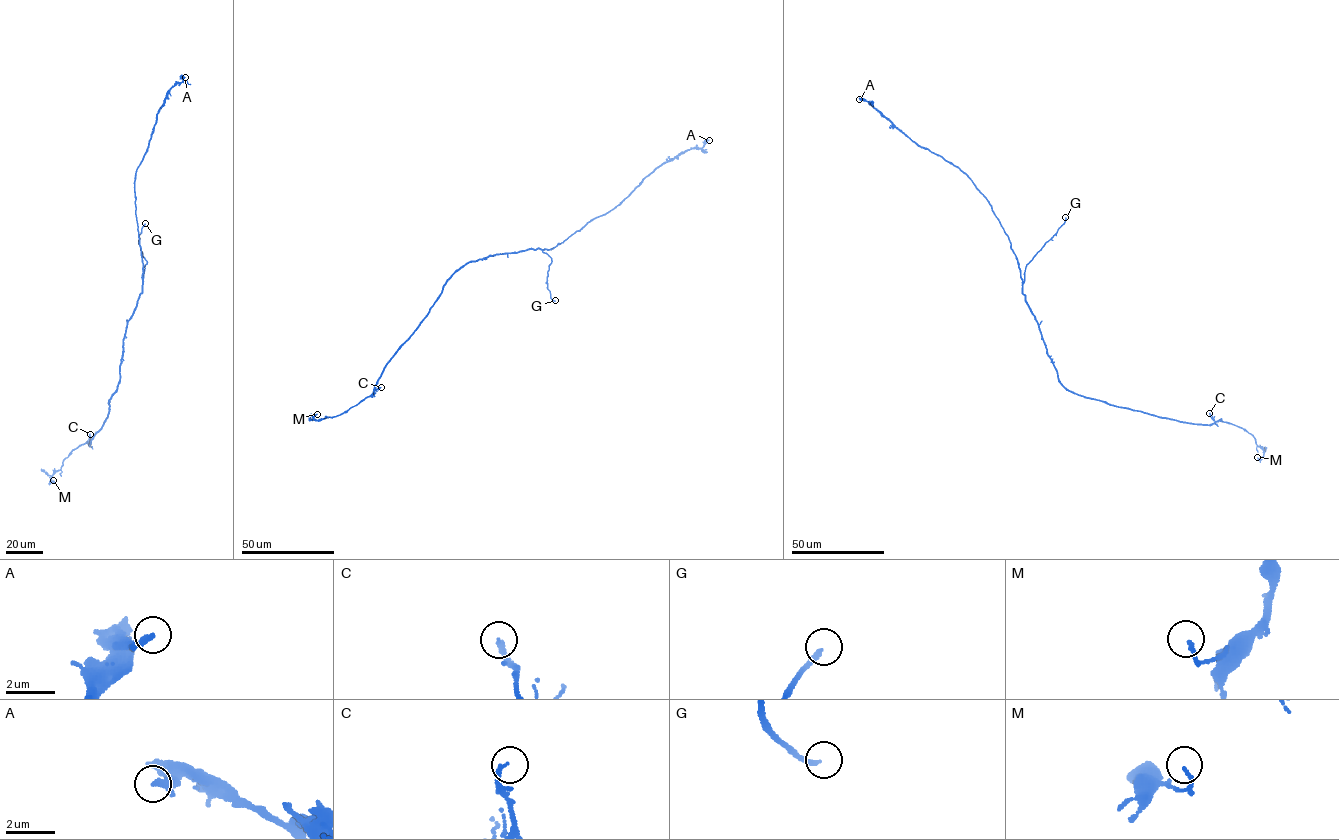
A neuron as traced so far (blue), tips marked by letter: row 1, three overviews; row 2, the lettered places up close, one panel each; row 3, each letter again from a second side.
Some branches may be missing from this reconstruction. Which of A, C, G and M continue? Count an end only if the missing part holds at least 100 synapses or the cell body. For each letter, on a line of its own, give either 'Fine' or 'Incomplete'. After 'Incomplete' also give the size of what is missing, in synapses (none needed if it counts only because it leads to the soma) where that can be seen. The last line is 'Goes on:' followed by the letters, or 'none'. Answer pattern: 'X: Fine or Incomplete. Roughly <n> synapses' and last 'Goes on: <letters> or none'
A: Fine
C: Fine
G: Incomplete
M: Fine
Goes on: G

